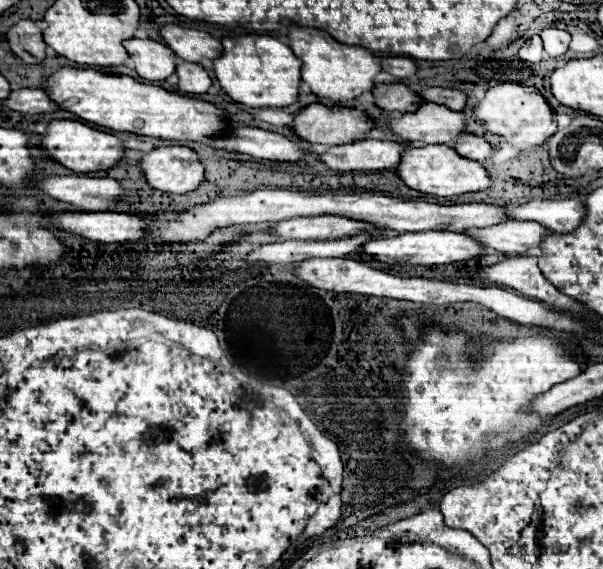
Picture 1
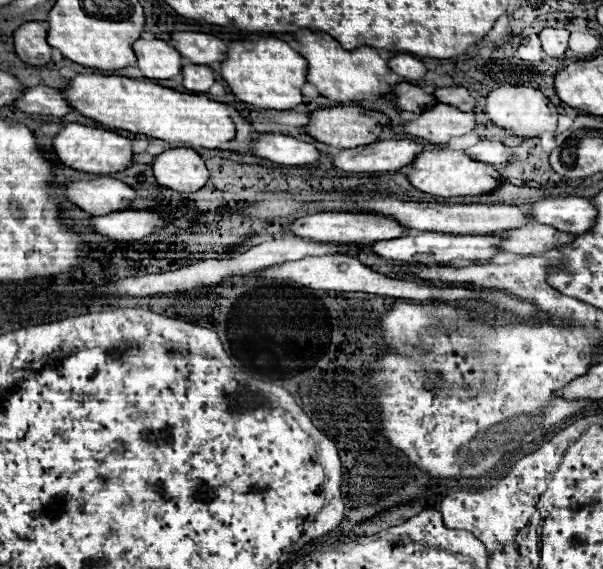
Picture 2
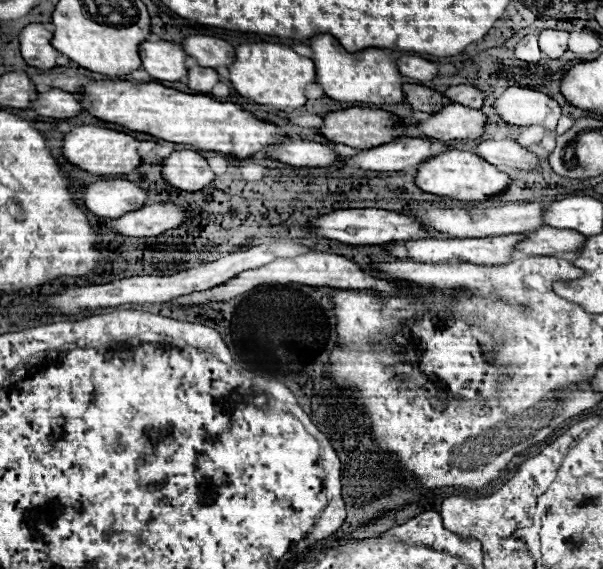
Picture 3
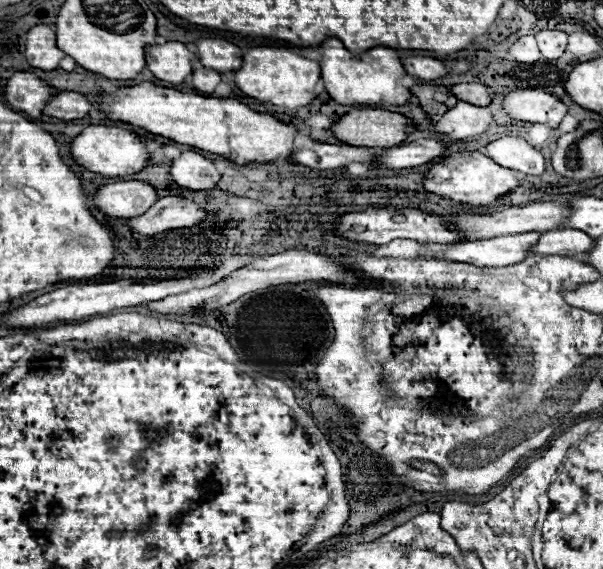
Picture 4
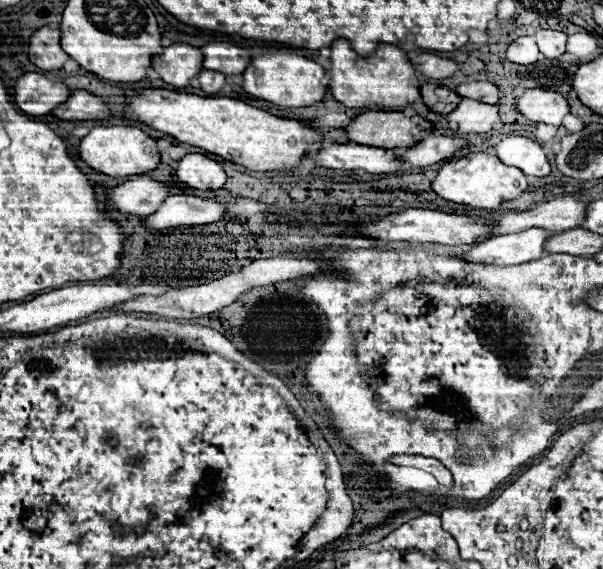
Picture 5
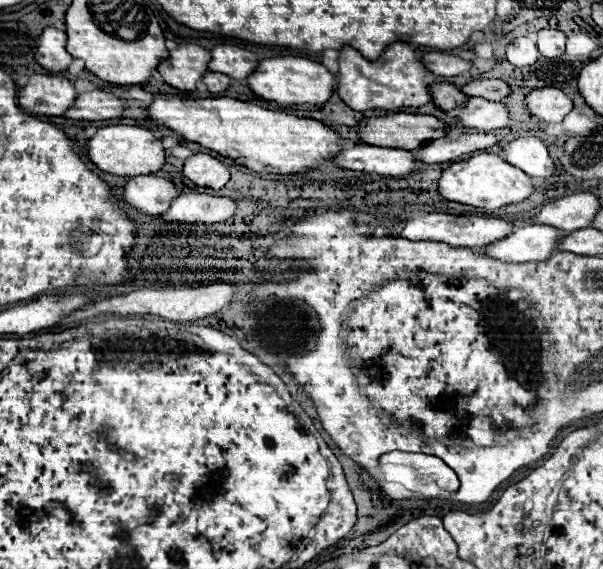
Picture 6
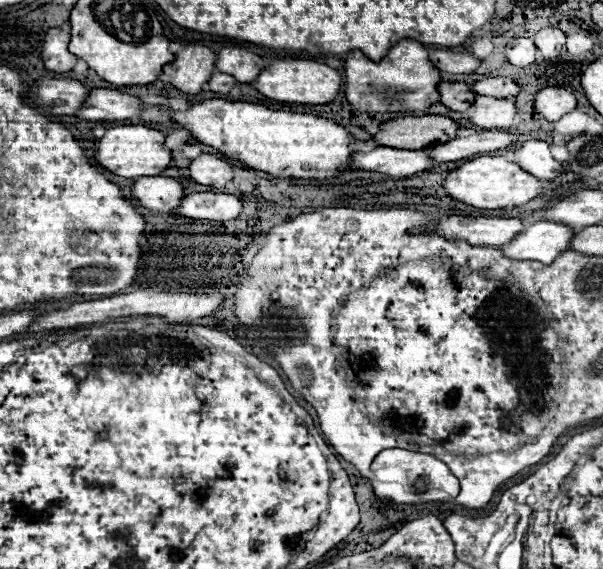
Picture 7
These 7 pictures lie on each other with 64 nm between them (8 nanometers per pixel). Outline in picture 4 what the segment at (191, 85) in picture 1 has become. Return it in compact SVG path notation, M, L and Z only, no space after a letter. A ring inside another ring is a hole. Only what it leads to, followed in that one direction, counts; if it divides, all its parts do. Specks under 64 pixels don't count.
M196 68L196 72L192 74L192 84L194 88L202 90L202 92L214 92L214 88L220 84L220 74L214 72L214 70L208 70L208 68Z

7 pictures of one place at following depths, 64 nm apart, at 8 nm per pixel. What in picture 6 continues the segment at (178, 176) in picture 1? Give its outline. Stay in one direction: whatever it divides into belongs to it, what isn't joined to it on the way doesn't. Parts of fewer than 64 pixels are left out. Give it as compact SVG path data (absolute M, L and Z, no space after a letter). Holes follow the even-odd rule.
M194 154L184 162L184 176L196 186L220 190L230 180L230 170L210 154Z

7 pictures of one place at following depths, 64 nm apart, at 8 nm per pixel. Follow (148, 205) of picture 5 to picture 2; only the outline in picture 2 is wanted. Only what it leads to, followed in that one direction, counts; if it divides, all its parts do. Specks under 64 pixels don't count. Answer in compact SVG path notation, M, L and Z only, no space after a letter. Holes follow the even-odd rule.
M102 176L98 180L68 182L60 188L64 190L64 196L70 202L84 208L92 216L122 212L132 204L132 200L138 198L134 188L110 176Z

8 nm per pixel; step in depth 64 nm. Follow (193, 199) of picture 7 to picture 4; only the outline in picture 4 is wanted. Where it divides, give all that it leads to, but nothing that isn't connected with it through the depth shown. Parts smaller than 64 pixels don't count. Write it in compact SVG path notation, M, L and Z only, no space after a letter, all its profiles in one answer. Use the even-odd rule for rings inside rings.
M166 196L160 198L148 212L136 218L128 218L128 226L138 234L160 234L172 228L190 228L204 222L210 216L206 208L190 198Z

